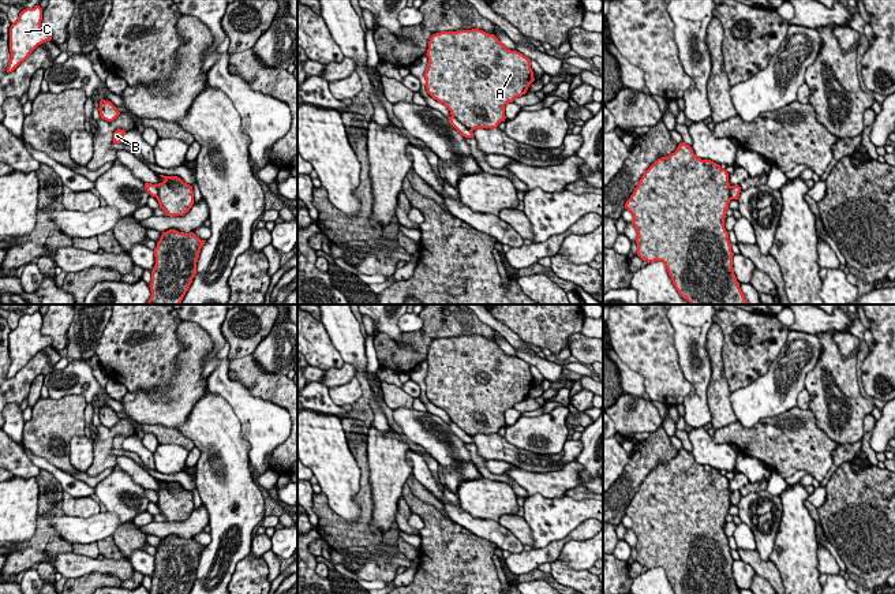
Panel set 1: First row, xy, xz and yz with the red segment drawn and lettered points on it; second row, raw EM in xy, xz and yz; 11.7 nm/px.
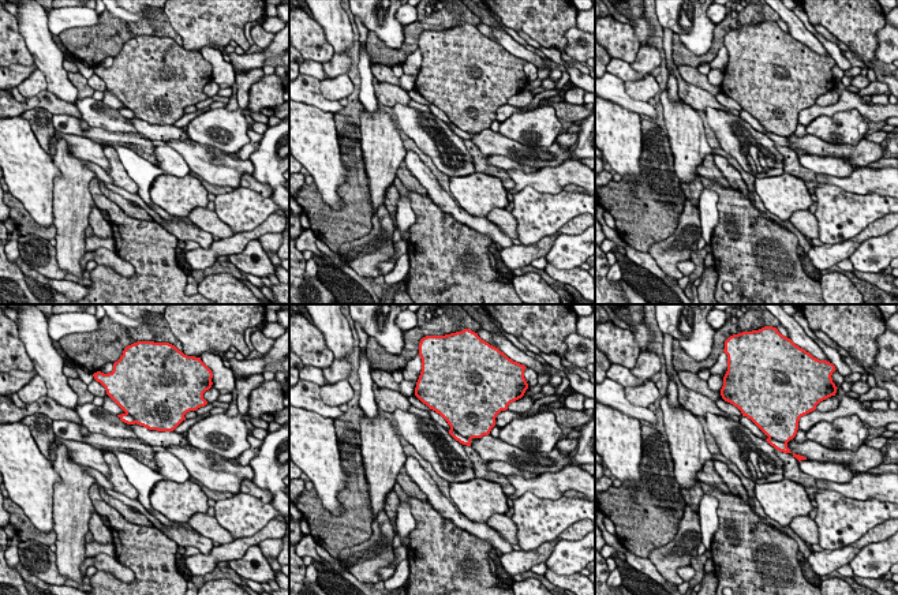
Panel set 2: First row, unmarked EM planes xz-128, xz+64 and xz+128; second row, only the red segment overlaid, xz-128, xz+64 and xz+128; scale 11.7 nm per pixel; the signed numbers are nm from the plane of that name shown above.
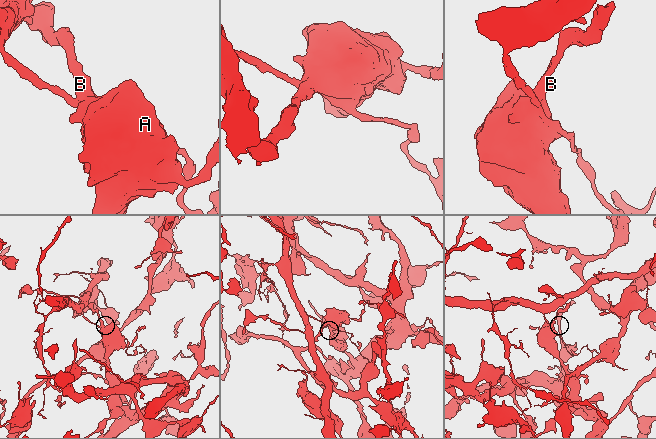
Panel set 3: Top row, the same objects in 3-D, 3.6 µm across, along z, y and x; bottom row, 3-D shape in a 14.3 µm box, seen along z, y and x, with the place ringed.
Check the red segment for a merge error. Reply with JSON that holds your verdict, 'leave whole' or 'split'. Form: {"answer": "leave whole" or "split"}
{"answer": "split"}

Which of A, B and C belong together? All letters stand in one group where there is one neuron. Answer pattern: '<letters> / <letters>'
A B / C

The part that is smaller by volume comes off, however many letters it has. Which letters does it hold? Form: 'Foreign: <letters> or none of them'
Foreign: C

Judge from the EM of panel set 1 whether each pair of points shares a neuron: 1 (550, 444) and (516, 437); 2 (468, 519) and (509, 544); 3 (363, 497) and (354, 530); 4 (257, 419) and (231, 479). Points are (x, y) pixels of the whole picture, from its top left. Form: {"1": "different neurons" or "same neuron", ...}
{"1": "same neuron", "2": "same neuron", "3": "same neuron", "4": "different neurons"}

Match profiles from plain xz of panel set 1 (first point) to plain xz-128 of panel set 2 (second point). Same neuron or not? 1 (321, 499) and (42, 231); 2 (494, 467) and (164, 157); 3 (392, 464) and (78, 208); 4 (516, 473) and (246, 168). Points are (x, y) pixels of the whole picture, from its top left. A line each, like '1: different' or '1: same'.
1: same
2: same
3: same
4: same

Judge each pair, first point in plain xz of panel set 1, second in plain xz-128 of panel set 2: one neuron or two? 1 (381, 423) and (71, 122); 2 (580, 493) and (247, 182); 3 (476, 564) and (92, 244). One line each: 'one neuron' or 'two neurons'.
1: one neuron
2: one neuron
3: two neurons

